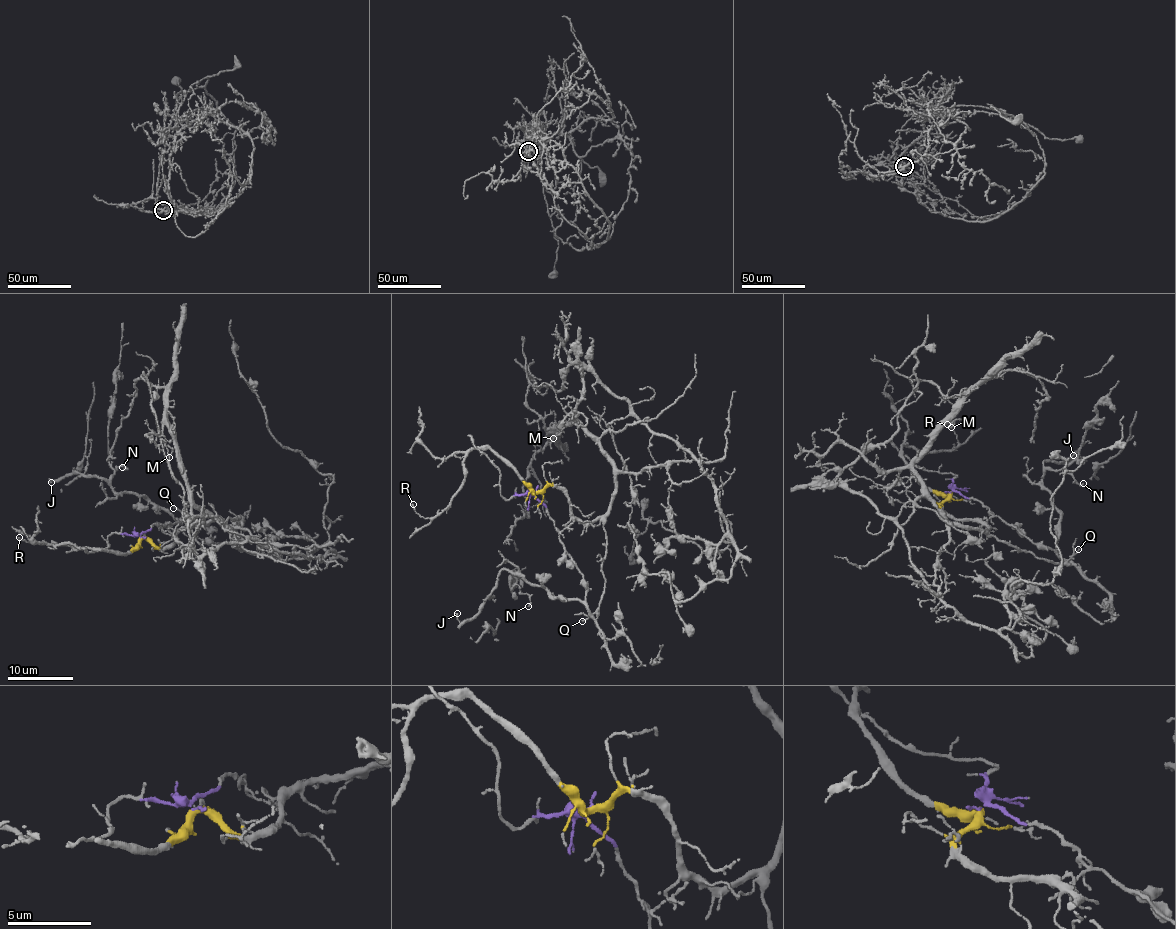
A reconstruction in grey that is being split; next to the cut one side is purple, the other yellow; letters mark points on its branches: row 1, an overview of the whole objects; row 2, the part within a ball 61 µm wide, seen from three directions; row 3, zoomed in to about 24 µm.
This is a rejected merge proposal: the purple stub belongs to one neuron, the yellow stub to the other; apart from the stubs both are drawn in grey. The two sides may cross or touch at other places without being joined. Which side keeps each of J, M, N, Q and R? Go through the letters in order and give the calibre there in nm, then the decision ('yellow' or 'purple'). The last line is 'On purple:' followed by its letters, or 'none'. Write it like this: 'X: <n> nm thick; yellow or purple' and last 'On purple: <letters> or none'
J: 160 nm thick; purple
M: 110 nm thick; yellow
N: 170 nm thick; purple
Q: 120 nm thick; purple
R: 130 nm thick; yellow
On purple: J, N, Q

